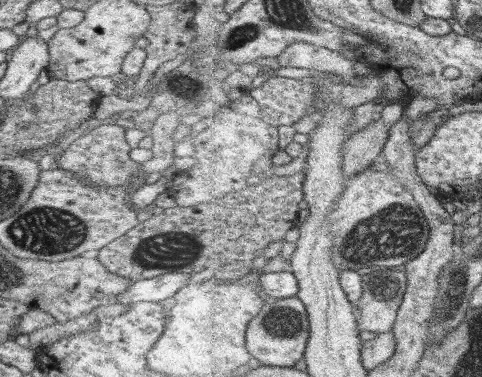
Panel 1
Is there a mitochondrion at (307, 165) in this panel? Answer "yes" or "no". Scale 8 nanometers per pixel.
no

